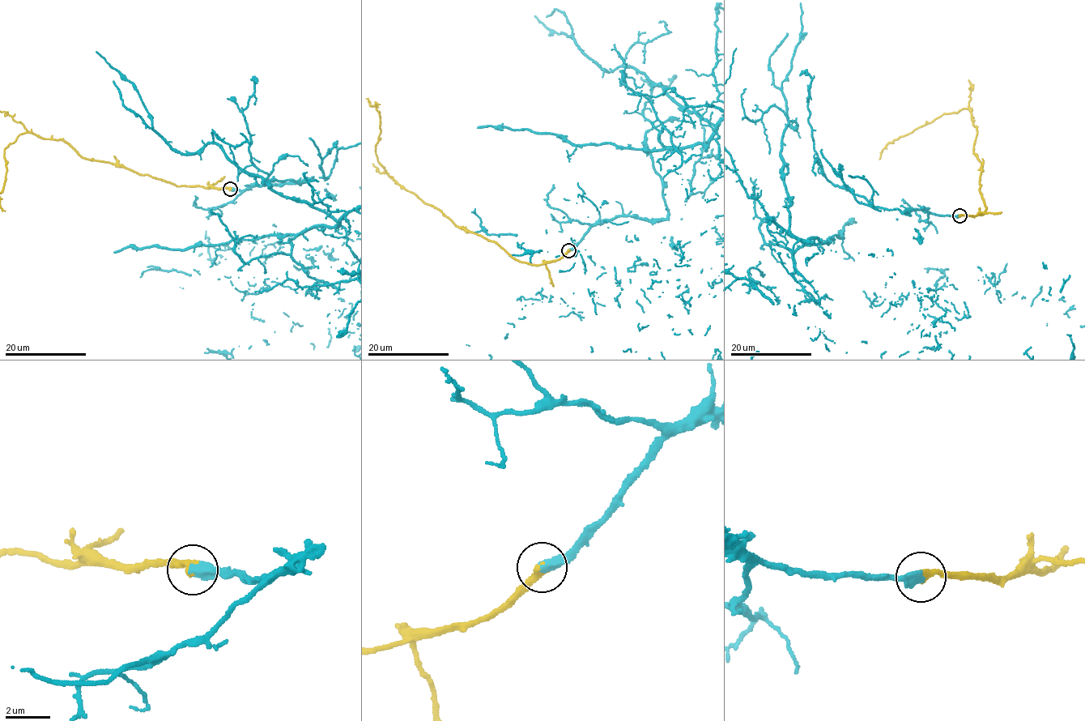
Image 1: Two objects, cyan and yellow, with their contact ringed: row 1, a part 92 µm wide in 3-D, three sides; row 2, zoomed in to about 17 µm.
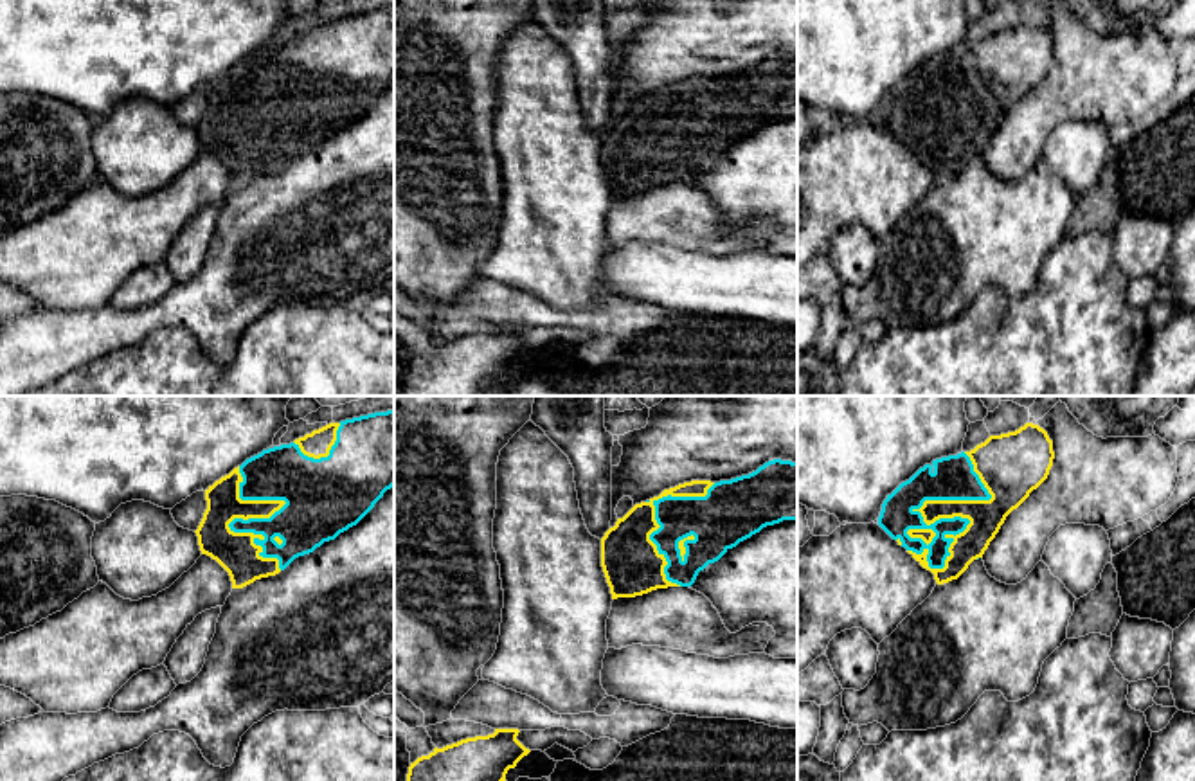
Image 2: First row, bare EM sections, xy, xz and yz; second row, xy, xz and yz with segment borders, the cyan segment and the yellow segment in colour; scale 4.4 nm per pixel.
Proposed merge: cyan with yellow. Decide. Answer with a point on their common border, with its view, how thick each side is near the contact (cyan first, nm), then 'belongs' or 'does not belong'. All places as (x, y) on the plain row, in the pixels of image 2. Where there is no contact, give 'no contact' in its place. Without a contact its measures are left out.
yz (945, 96) | 190/150 nm | belongs

